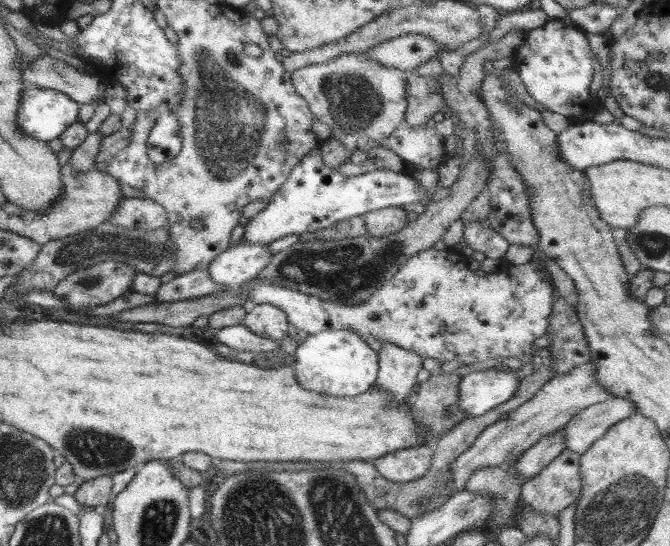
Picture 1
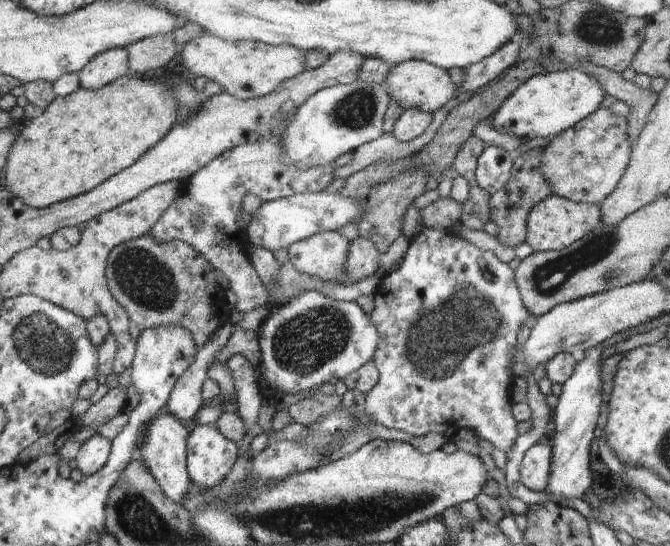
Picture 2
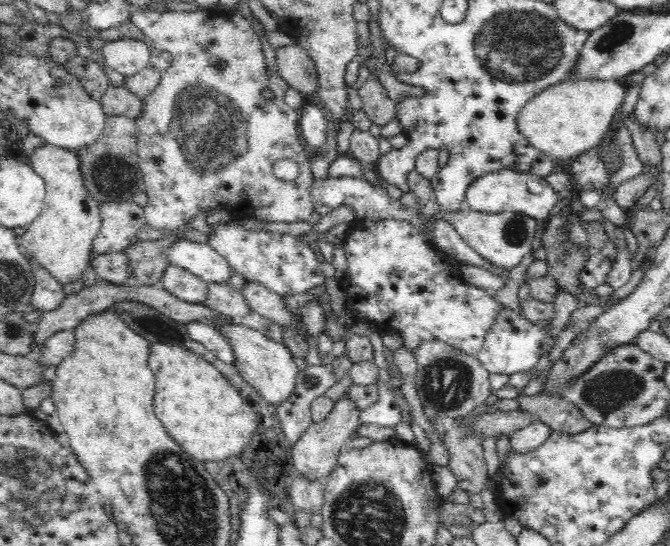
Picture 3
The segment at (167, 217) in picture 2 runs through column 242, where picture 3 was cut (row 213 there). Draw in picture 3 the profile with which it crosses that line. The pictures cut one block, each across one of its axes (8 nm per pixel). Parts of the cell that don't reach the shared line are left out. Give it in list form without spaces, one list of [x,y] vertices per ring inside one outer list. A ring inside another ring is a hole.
[[[136,8],[132,12],[132,22],[144,32],[144,42],[152,50],[166,50],[172,54],[172,66],[162,72],[158,88],[144,98],[142,114],[136,118],[138,156],[140,168],[146,176],[148,194],[148,204],[144,208],[146,224],[182,238],[184,232],[190,230],[188,222],[204,210],[210,210],[210,216],[224,210],[236,222],[250,218],[268,224],[308,222],[316,212],[316,206],[310,194],[310,188],[314,186],[310,150],[304,146],[300,136],[302,112],[292,110],[284,102],[284,96],[292,86],[278,74],[276,68],[272,74],[266,70],[260,38],[246,18],[240,12],[168,10],[162,14],[156,10]],[[264,88],[274,92],[272,100],[262,96]],[[286,158],[298,162],[302,170],[302,174],[292,182],[284,182],[272,172],[274,162]]]

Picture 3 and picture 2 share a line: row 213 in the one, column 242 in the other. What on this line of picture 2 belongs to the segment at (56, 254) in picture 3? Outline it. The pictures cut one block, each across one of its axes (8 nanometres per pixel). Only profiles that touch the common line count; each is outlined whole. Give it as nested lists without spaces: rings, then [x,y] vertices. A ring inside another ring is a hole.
[[[199,36],[187,42],[181,50],[183,66],[191,78],[205,76],[207,82],[221,88],[221,92],[239,98],[255,100],[271,94],[279,84],[295,78],[305,68],[305,52],[295,46],[267,46],[261,42],[223,42],[211,36]]]

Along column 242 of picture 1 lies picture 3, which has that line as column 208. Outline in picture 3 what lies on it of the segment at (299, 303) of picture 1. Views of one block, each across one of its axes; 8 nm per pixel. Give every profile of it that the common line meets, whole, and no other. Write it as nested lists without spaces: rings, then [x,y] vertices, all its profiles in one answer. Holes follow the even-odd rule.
[[[178,266],[166,268],[164,278],[162,278],[162,288],[184,302],[202,304],[202,306],[206,306],[206,300],[210,294],[210,284],[206,284],[198,276],[186,272]]]

